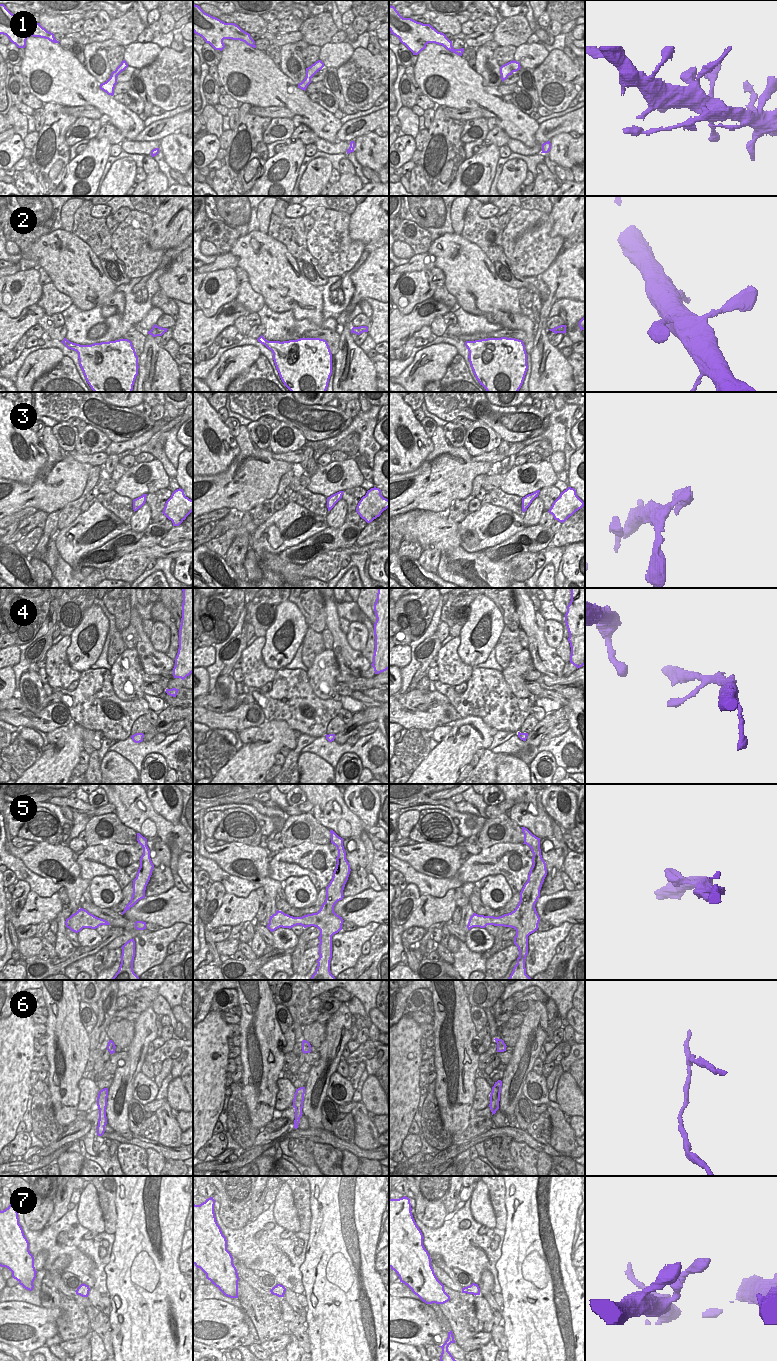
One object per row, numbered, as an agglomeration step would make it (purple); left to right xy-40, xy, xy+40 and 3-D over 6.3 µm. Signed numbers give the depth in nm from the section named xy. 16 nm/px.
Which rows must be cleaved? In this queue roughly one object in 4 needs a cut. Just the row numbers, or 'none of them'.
6

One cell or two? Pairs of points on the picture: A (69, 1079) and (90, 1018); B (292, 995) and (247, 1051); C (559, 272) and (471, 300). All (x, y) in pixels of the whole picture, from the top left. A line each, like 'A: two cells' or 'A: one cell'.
A: two cells
B: two cells
C: two cells

